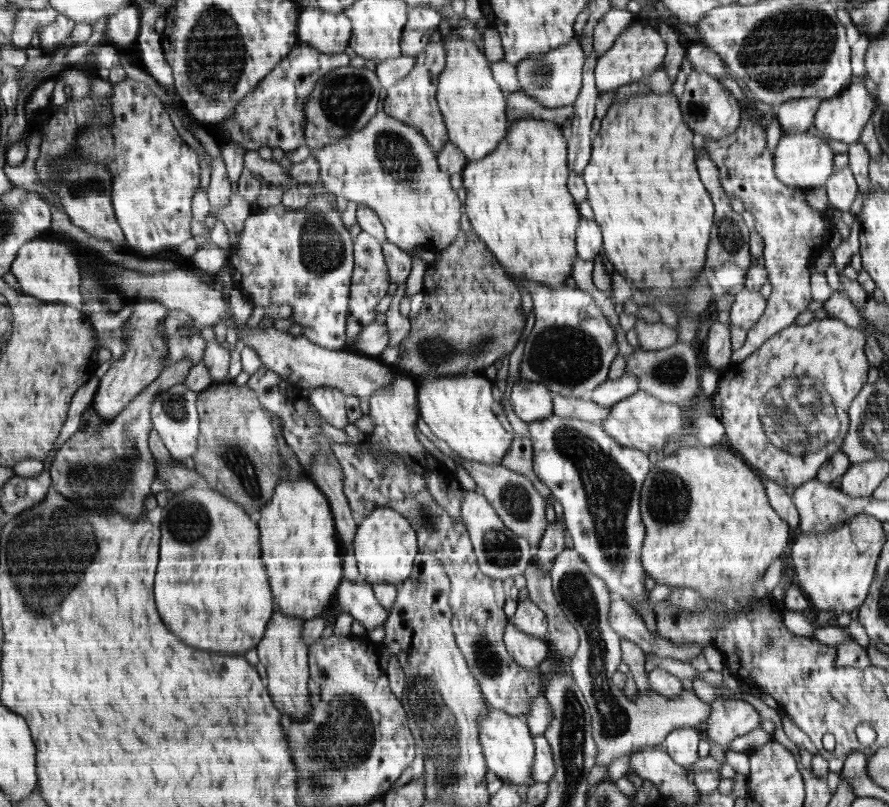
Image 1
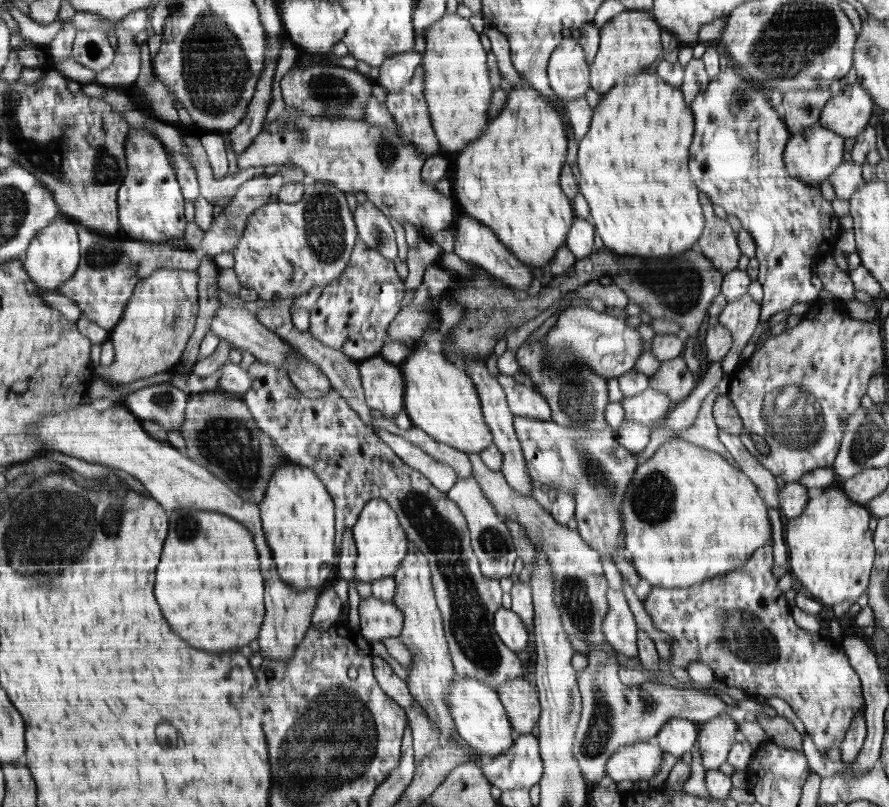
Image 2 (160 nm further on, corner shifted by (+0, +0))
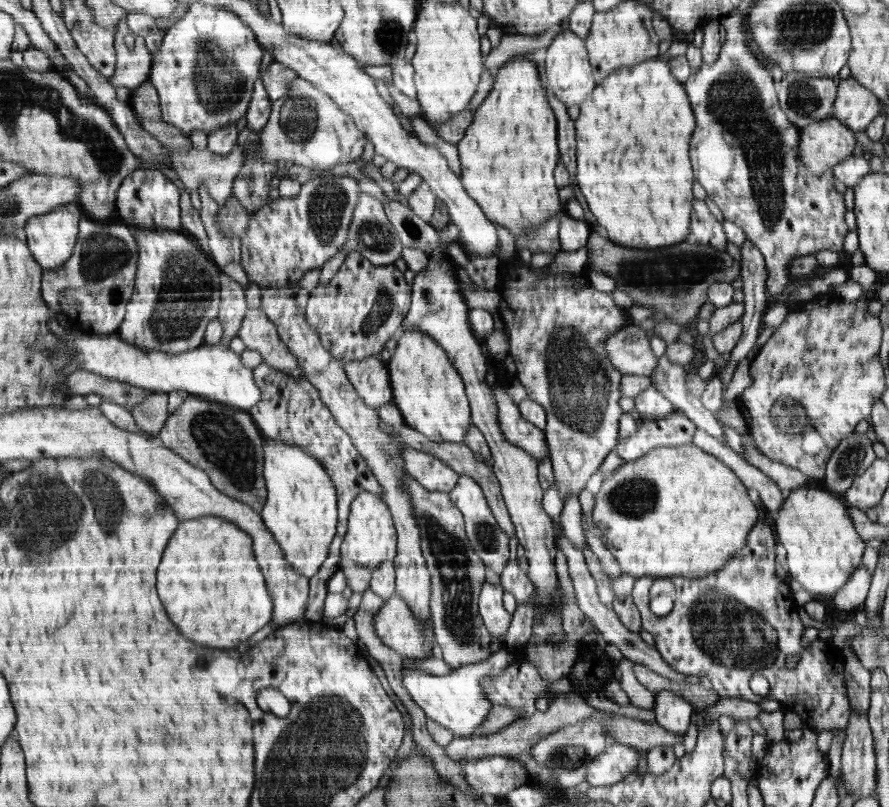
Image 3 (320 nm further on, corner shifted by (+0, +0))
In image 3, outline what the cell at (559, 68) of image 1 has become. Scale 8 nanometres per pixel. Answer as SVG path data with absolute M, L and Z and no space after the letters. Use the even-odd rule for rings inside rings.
M564 26L548 46L544 63L548 77L547 87L567 107L579 106L597 87L595 68L589 60L584 40Z

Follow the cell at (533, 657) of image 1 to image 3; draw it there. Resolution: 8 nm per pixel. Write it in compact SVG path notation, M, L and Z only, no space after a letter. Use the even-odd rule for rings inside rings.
M491 583L484 584L480 594L480 615L493 638L506 640L512 624L513 614L510 614L503 605L504 588Z

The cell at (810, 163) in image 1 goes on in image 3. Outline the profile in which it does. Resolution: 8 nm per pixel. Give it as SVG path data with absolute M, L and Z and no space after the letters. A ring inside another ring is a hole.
M832 116L811 122L808 126L801 127L800 131L798 160L802 160L806 170L814 175L829 175L836 164L842 163L854 151L856 133Z

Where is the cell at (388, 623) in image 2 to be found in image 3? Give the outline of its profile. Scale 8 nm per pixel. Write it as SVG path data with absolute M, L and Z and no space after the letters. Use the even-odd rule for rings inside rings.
M392 595L375 614L374 626L376 636L380 637L381 642L392 648L401 658L404 659L426 659L429 655L435 656L437 643L433 632L433 620L423 623L413 613L409 604L398 595Z

